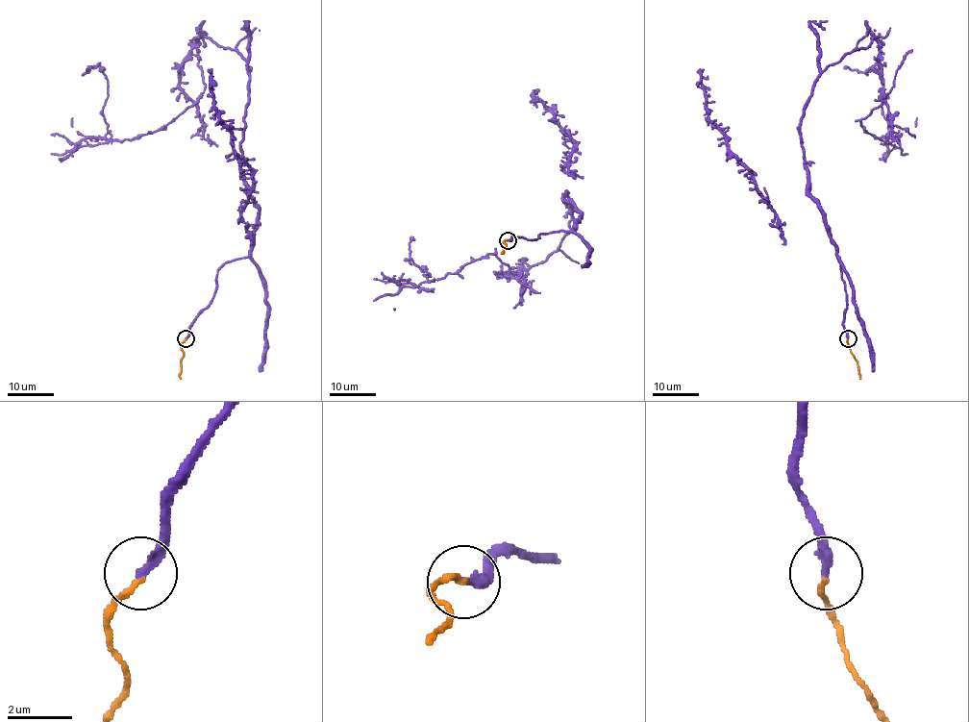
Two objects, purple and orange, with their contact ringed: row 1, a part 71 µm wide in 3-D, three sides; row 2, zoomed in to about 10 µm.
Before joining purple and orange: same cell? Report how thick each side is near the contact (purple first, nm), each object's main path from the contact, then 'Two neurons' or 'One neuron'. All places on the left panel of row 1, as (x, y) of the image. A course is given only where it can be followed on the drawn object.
Thickness 280 nm (purple) against 180 nm. Course of purple: (186, 338), (258, 223), (251, 68), (200, 37), (179, 85), (195, 104), (117, 140), (90, 68). Course of orange: (186, 339), (182, 344), (181, 378). Two neurons

